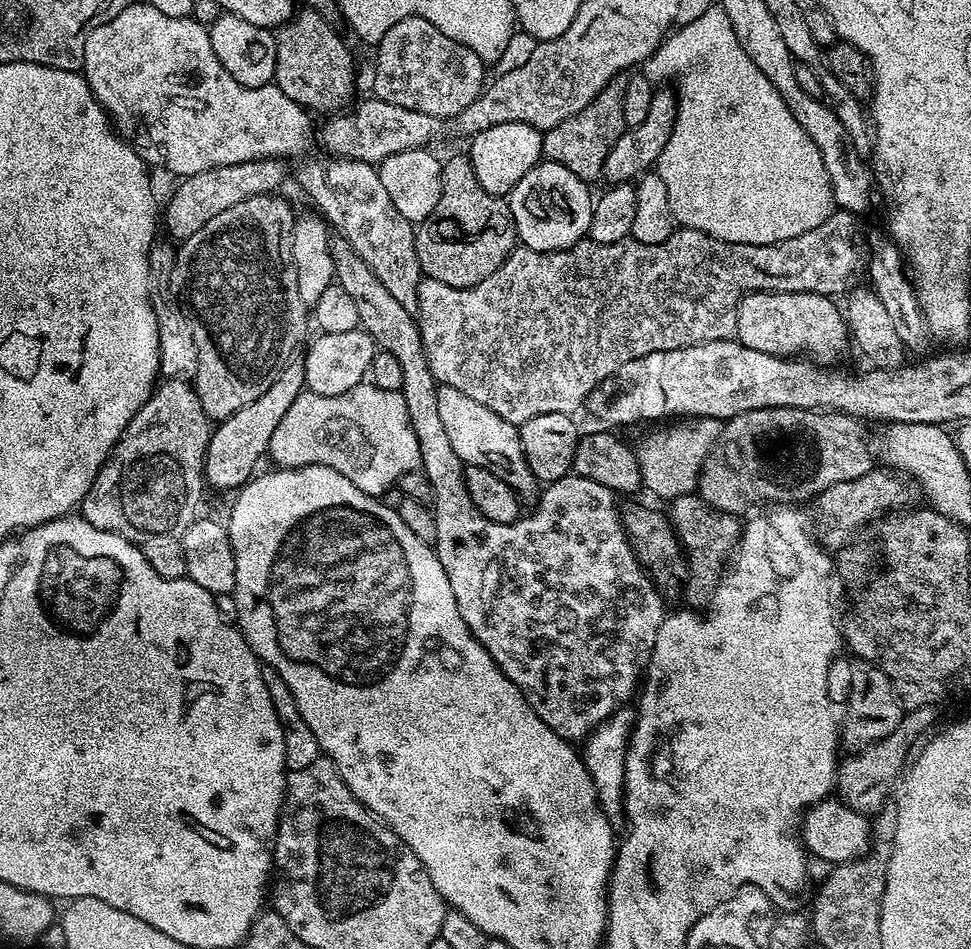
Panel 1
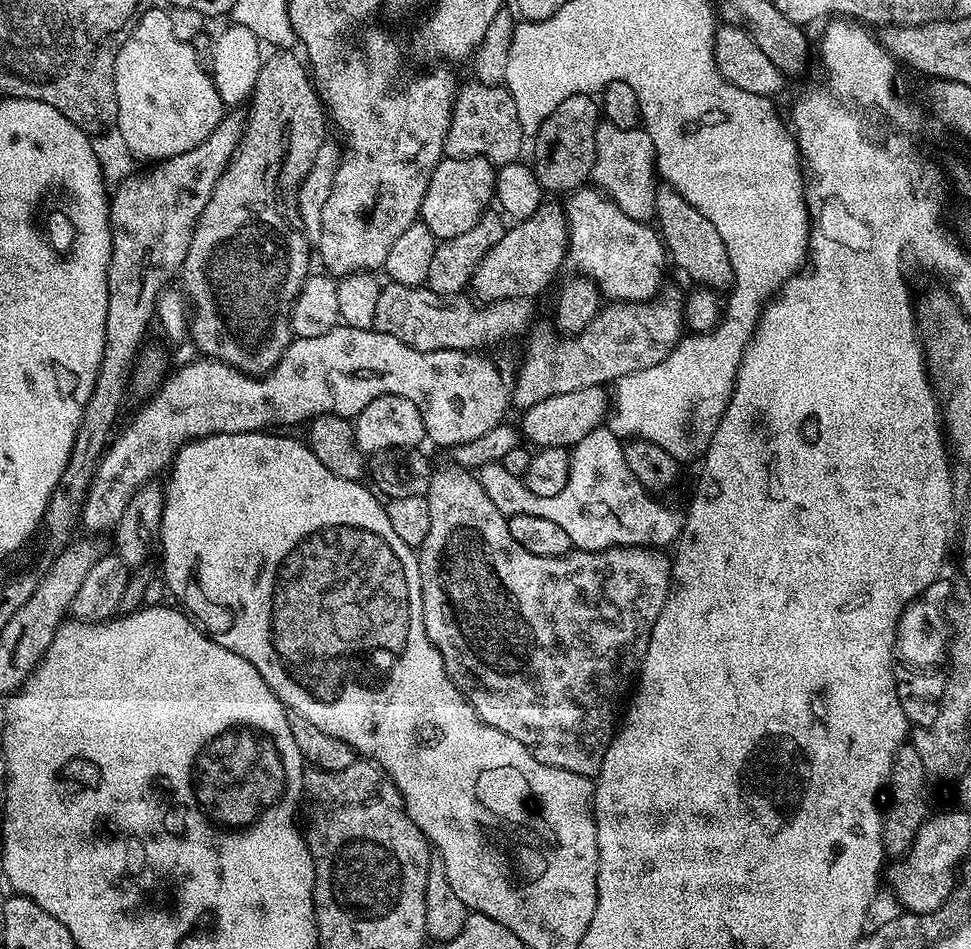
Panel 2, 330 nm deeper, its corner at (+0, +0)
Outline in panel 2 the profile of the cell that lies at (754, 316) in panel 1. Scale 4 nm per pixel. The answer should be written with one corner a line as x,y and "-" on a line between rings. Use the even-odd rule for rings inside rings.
667,186
657,187
655,227
658,229
660,239
663,240
667,255
693,280
693,285
713,290
731,289
732,267
730,254
726,254
726,246
714,230
714,222
710,218
698,214
682,194

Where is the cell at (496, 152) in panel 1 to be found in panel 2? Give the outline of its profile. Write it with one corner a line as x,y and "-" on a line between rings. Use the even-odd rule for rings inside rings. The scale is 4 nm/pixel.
485,156
466,158
445,158
434,170
422,198
419,219
436,236
437,241
458,238
470,230
483,212
489,211
496,194
497,165
491,164

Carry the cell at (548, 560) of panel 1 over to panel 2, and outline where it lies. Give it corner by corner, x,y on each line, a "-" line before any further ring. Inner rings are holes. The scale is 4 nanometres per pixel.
447,467
431,473
426,493
430,506
430,534
426,534
426,542
422,542
418,549
422,622
428,640
436,647
438,654
442,654
446,674
463,692
470,706
474,706
478,718
486,726
494,726
494,730
502,730
502,734
518,738
518,742
522,742
522,746
526,746
528,752
534,754
534,758
538,758
538,762
546,766
558,766
562,770
594,778
600,773
602,758
616,734
622,705
637,679
648,649
650,634
654,630
654,622
658,622
658,614
662,614
668,589
672,587
672,565
669,557
664,557
665,553
655,548
619,546
601,548
599,552
573,550
566,556
554,558
530,554
530,550
525,550
523,546
518,546
518,542
514,542
508,529
508,517
500,513
494,502
490,502
490,497
486,490
482,490
479,479
469,469

